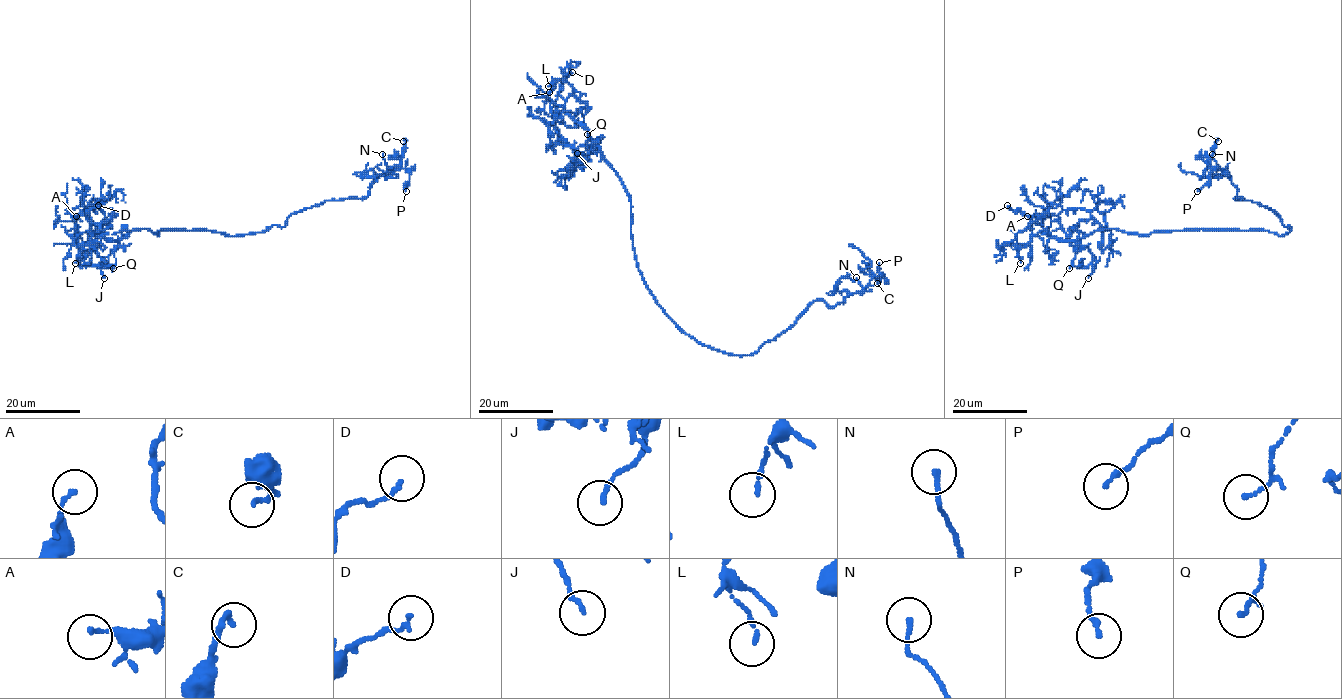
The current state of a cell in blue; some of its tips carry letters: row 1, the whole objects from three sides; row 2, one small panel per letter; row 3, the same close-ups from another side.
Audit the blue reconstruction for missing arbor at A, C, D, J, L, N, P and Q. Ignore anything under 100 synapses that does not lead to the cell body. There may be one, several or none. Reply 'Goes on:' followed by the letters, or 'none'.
Goes on: none

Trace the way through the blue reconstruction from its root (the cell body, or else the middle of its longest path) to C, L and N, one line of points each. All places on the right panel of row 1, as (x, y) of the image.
C: (1231, 230), (1282, 236), (1289, 225), (1270, 208), (1234, 199), (1242, 198), (1237, 188), (1210, 165), (1218, 141)
L: (1231, 230), (1138, 235), (1104, 228), (1076, 240), (1060, 240), (1041, 231), (1016, 251), (1020, 263)
N: (1231, 230), (1262, 229), (1282, 236), (1289, 225), (1270, 208), (1235, 200), (1242, 198), (1237, 188), (1212, 154)

